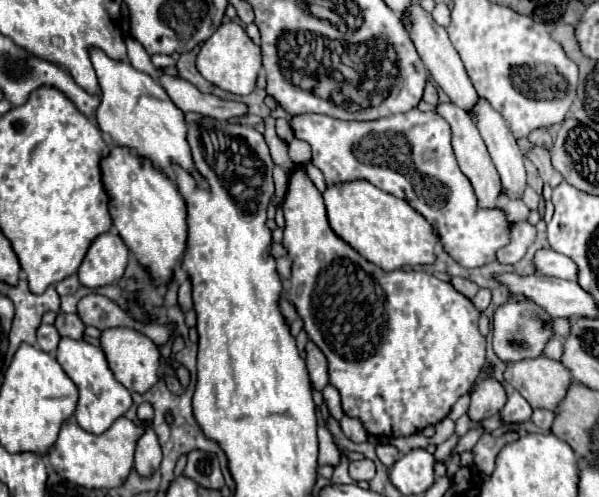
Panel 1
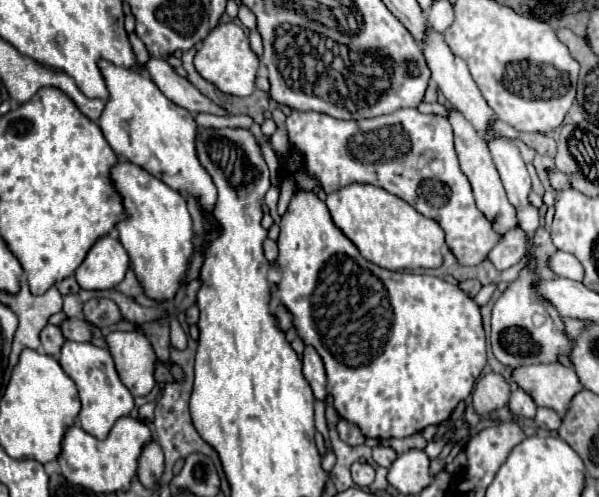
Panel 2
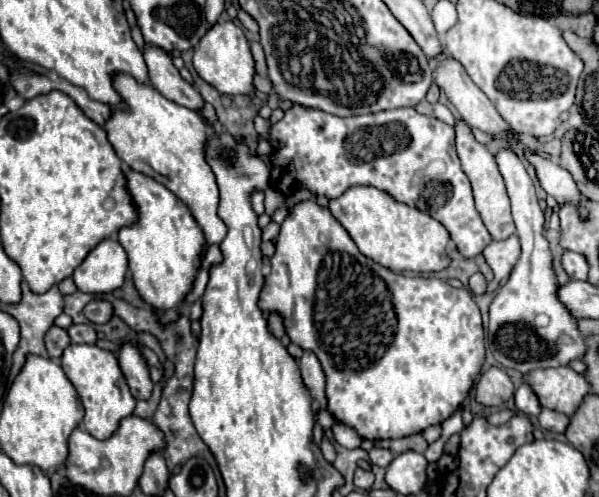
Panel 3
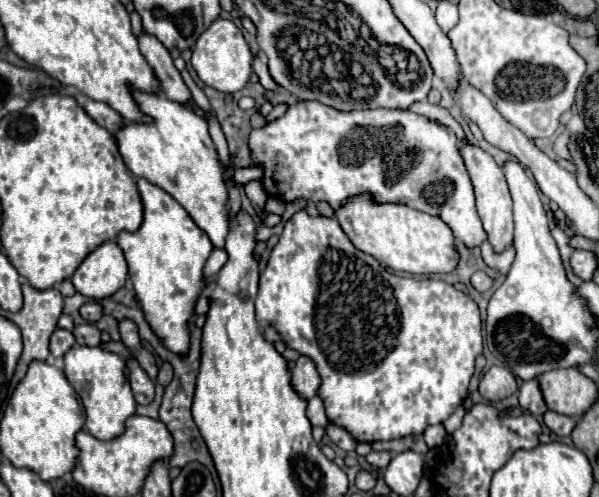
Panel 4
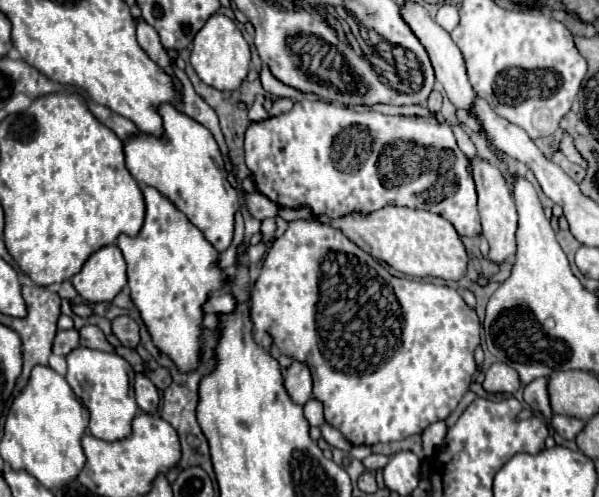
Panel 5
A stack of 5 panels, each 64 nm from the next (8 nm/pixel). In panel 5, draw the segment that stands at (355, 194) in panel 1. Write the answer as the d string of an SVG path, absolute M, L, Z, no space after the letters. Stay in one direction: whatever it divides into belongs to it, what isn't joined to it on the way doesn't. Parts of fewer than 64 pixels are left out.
M384 206L368 216L364 214L348 214L336 222L340 228L358 248L368 252L370 256L384 260L394 270L404 272L408 276L418 278L442 278L442 280L460 280L468 268L468 252L456 232L456 228L442 216L426 212L426 210L412 210L412 208L396 208Z

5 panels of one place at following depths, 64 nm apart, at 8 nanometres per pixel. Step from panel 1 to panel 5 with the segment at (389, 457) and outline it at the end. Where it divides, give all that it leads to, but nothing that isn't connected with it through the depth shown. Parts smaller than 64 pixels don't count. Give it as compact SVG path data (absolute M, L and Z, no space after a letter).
M370 454L368 458L362 460L362 464L366 466L366 470L370 472L376 472L380 468L384 468L388 464L388 456L382 456L382 454Z

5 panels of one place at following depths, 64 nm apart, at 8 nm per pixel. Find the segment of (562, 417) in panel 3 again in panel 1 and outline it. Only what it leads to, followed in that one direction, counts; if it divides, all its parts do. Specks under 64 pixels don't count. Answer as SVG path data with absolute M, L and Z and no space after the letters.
M538 408L538 410L534 410L534 414L532 414L532 424L534 426L538 426L542 432L550 432L550 428L552 428L552 422L554 422L554 412L552 410L542 410L542 408Z

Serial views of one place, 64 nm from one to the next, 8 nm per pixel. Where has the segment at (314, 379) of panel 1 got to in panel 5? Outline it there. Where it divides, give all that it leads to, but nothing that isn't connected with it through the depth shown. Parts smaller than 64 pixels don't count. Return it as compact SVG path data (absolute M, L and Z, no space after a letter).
M292 362L292 366L286 370L286 376L284 376L284 388L292 398L292 402L304 406L312 396L310 370L300 362Z

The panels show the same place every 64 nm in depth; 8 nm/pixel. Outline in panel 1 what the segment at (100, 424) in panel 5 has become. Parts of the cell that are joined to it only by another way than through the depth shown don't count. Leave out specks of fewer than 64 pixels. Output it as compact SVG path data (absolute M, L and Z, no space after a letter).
M62 338L56 350L56 360L62 366L62 370L72 378L72 382L80 390L80 400L76 408L76 422L90 434L104 434L108 426L120 416L128 412L132 406L132 394L114 378L106 354L102 348L92 346L84 340L72 340L72 338Z

